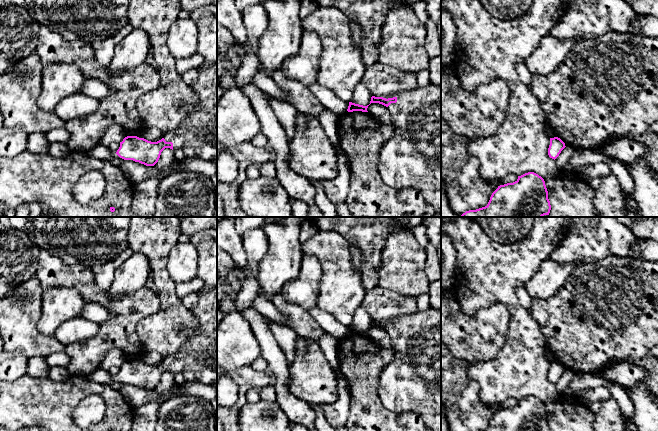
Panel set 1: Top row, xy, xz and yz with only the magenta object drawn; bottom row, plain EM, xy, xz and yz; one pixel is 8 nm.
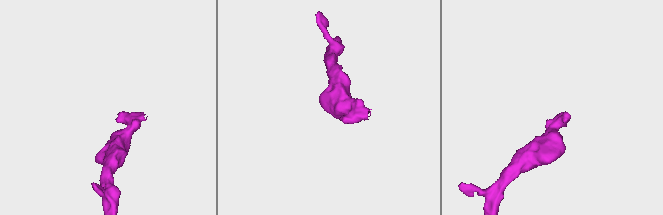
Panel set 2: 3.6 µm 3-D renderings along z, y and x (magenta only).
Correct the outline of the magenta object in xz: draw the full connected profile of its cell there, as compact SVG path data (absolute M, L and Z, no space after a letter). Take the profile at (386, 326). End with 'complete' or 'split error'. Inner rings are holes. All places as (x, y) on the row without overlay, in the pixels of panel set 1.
M430 307L388 323L372 320L371 327L379 327L388 332L395 354L379 378L378 396L384 407L394 413L417 413L428 429L441 431L441 310Z; split error

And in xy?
M217 286L204 287L198 292L199 301L191 309L196 320L199 332L191 332L184 344L176 353L164 358L164 361L151 366L137 360L127 360L120 366L116 378L124 384L133 384L146 390L154 390L165 372L181 373L186 382L213 385L217 382Z; split error

